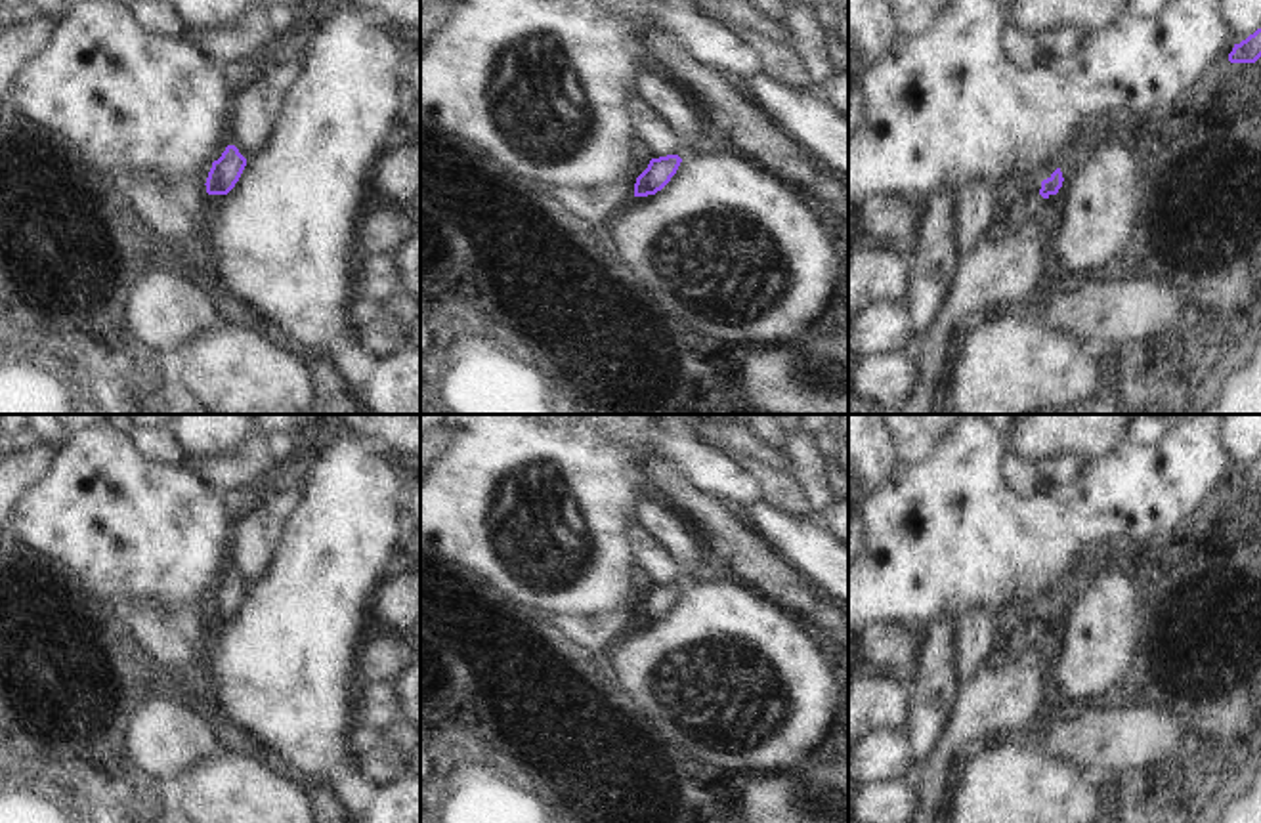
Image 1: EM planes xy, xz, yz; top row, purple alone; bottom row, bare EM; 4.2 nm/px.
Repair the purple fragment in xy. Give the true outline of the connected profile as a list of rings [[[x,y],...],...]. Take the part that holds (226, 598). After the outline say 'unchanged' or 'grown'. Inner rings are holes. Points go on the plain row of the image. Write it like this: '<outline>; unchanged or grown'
[[[227,573],[218,588],[212,590],[212,596],[206,605],[208,623],[227,623],[239,609],[246,586],[239,580],[235,573]]]; unchanged

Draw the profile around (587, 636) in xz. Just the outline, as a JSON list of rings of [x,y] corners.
[[[619,607],[604,615],[550,615],[545,619],[546,636],[567,653],[600,659],[634,626],[634,613]]]

